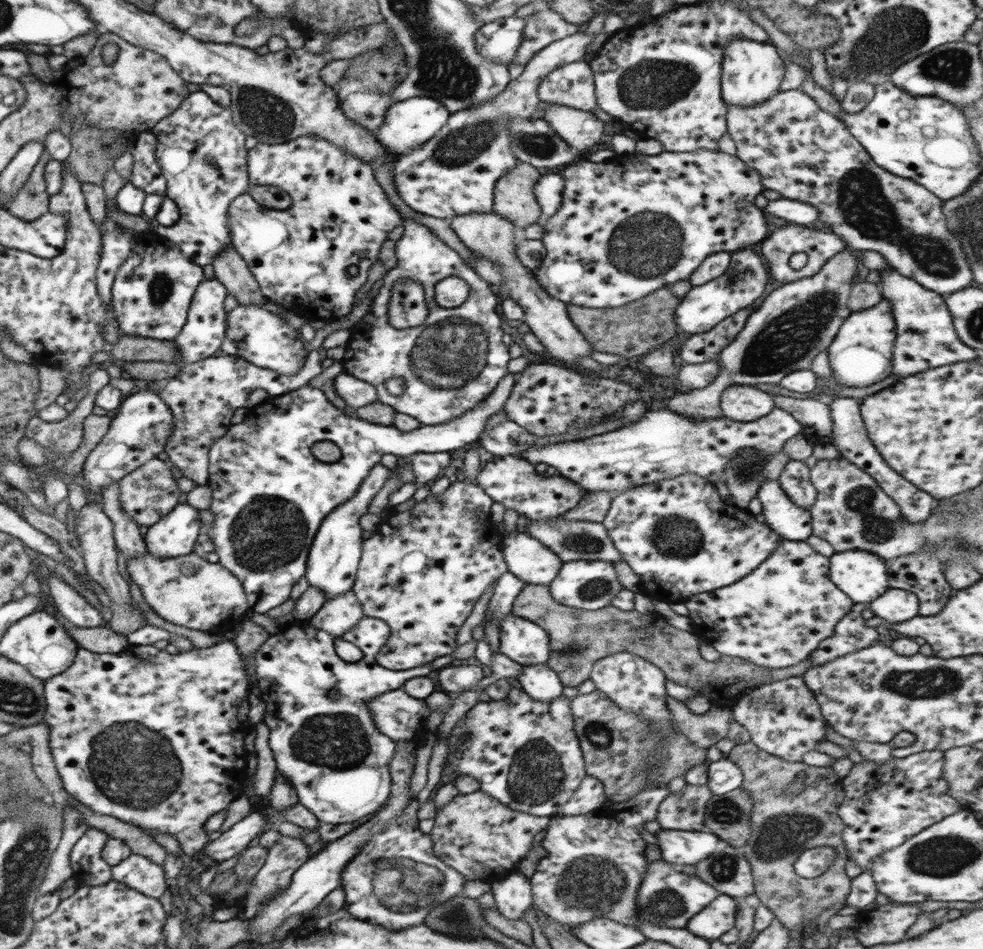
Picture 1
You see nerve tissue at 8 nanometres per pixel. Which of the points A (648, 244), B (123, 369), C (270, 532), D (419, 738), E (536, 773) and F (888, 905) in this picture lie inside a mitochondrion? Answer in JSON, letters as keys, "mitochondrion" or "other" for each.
{"A":"mitochondrion","B":"other","C":"mitochondrion","D":"other","E":"mitochondrion","F":"other"}

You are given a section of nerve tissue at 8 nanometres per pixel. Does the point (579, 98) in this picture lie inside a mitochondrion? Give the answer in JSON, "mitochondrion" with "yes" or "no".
{"mitochondrion":"no"}

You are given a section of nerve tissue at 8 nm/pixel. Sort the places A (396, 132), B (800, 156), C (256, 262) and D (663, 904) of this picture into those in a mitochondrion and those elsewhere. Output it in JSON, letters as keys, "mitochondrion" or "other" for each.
{"A":"other","B":"other","C":"other","D":"mitochondrion"}

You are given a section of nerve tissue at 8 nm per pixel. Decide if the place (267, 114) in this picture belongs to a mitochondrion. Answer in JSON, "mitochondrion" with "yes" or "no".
{"mitochondrion":"yes"}

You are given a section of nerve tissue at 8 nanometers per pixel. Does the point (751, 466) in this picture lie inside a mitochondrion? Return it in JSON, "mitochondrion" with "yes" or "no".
{"mitochondrion":"yes"}

